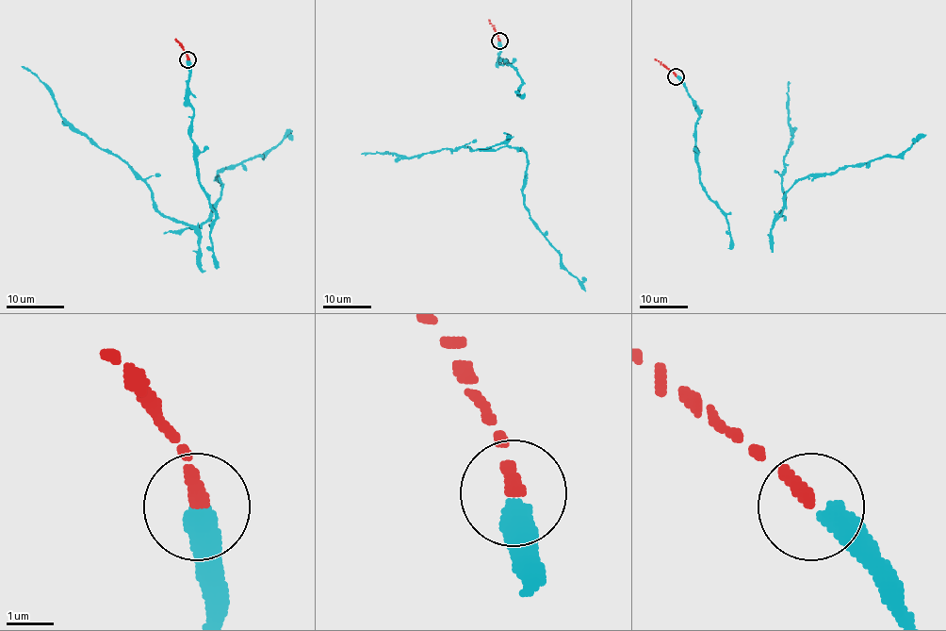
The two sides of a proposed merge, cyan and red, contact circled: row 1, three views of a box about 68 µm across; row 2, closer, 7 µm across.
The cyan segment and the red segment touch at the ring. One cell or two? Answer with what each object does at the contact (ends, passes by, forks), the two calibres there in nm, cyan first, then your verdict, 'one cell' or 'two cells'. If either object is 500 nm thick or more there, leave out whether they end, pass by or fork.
cyan ends | red ends | 480/320 nm | one cell

